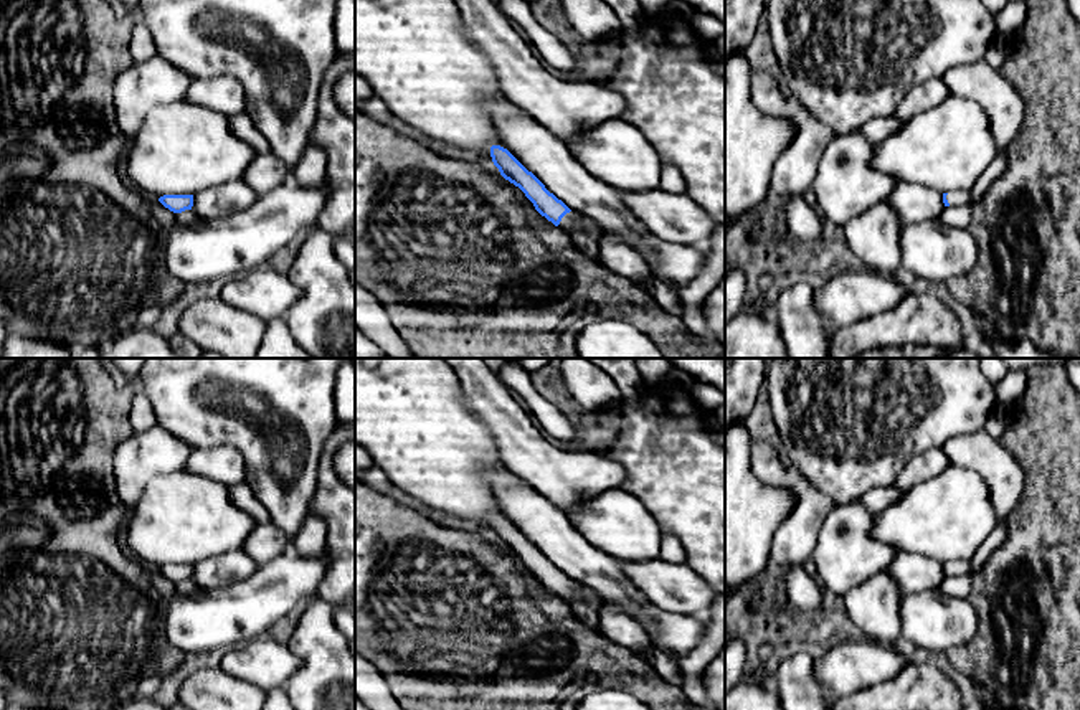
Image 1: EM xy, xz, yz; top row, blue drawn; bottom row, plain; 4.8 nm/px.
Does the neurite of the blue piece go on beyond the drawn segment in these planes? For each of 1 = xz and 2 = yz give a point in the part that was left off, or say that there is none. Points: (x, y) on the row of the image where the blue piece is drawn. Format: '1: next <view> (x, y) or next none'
1: next none
2: next none

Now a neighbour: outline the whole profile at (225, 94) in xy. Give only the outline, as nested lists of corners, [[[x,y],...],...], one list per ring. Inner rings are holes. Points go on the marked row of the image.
[[[231,76],[195,79],[183,96],[185,102],[206,106],[225,116],[246,112],[243,86]]]

